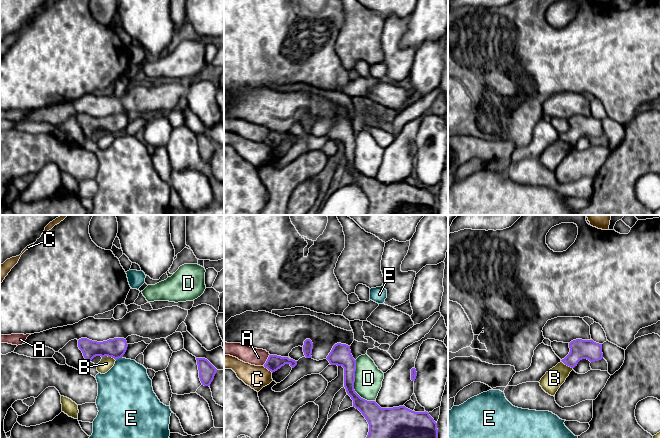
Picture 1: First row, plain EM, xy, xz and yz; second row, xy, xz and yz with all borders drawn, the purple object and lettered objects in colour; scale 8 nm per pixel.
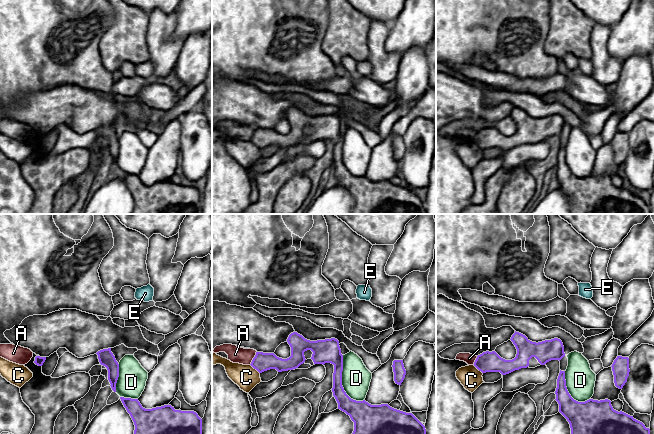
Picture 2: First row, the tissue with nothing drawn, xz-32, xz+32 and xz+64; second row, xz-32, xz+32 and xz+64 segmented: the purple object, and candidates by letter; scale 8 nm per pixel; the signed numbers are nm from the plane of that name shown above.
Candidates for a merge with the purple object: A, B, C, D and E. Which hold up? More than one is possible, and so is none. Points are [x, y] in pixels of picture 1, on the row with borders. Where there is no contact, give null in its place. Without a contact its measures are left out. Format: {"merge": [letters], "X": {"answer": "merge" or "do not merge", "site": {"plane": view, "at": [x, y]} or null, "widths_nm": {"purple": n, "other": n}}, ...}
{"merge": [], "A": {"answer": "do not merge", "site": {"plane": "xz", "at": [267, 360]}, "widths_nm": {"purple": 120, "other": 140}}, "B": {"answer": "do not merge", "site": {"plane": "xy", "at": [109, 356]}, "widths_nm": {"purple": 160, "other": 110}}, "C": {"answer": "do not merge", "site": {"plane": "xz", "at": [268, 369]}, "widths_nm": {"purple": 120, "other": 190}}, "D": {"answer": "do not merge", "site": {"plane": "xz", "at": [353, 385]}, "widths_nm": {"purple": 150, "other": 220}}, "E": {"answer": "do not merge", "site": {"plane": "xy", "at": [119, 357]}, "widths_nm": {"purple": 160, "other": 400}}}

